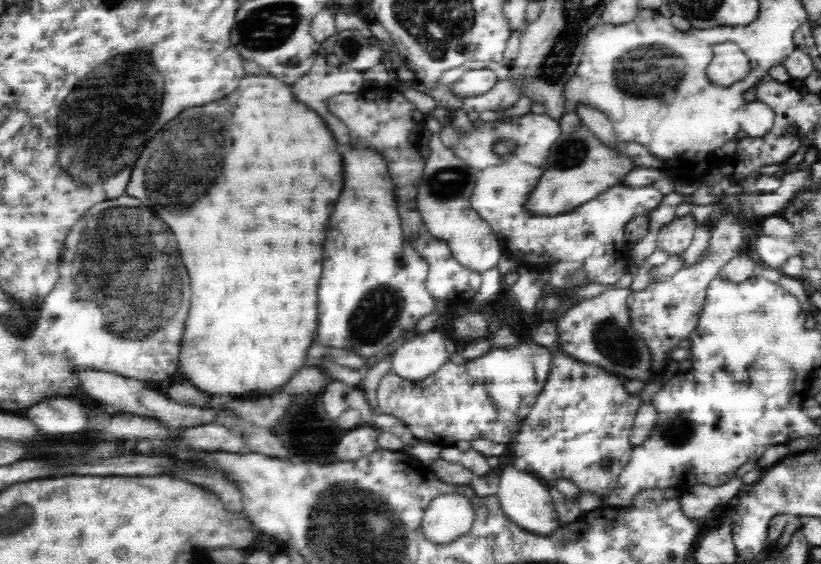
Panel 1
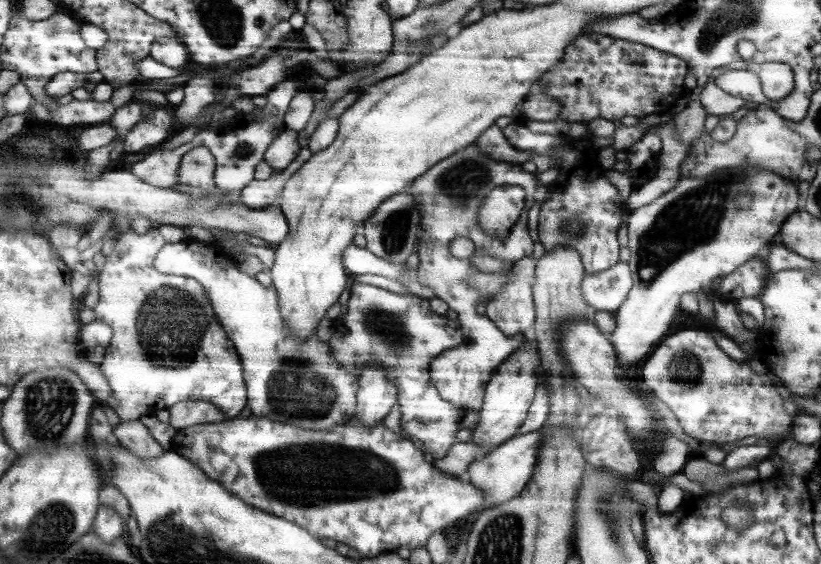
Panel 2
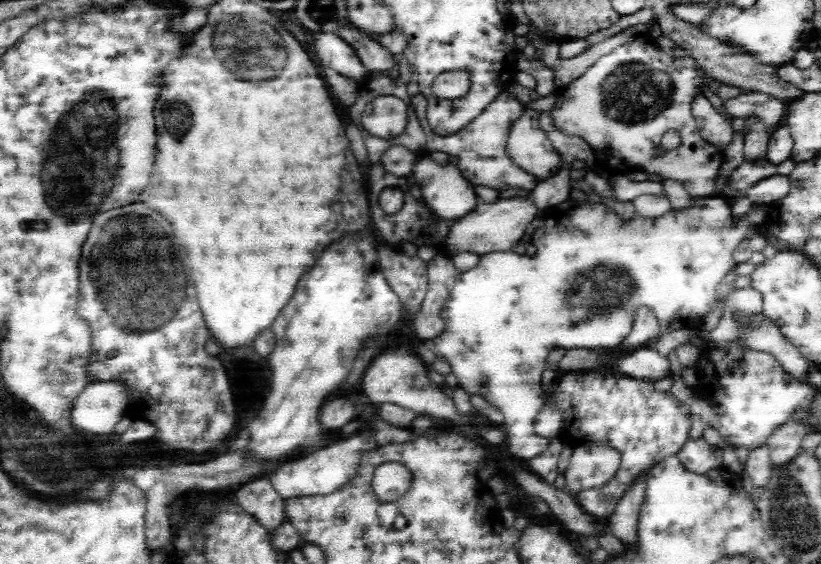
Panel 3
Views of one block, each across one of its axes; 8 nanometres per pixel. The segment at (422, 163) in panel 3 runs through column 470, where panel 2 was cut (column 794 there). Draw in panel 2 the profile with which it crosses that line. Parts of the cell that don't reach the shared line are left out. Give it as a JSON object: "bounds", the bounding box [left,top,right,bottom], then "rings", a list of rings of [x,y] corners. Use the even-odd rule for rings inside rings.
{"bounds":[611,162,799,371],"rings":[[[747,162],[741,167],[726,168],[701,178],[679,177],[673,189],[630,212],[626,223],[630,259],[626,263],[630,267],[633,283],[624,302],[613,312],[616,325],[611,333],[611,344],[623,371],[649,352],[649,348],[669,330],[671,312],[677,310],[681,294],[697,291],[711,293],[725,276],[747,260],[765,256],[766,246],[776,241],[781,224],[798,211],[799,194],[793,182],[785,180],[773,169],[758,168],[757,164]],[[743,189],[752,194],[752,199],[747,207],[739,209],[735,200]]]}

